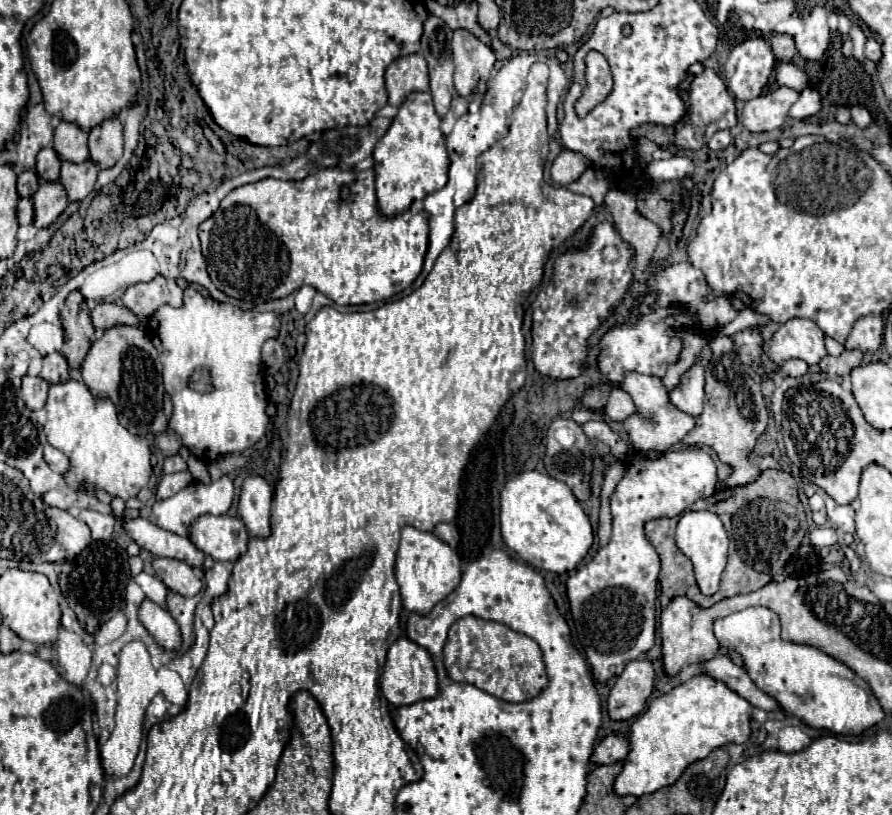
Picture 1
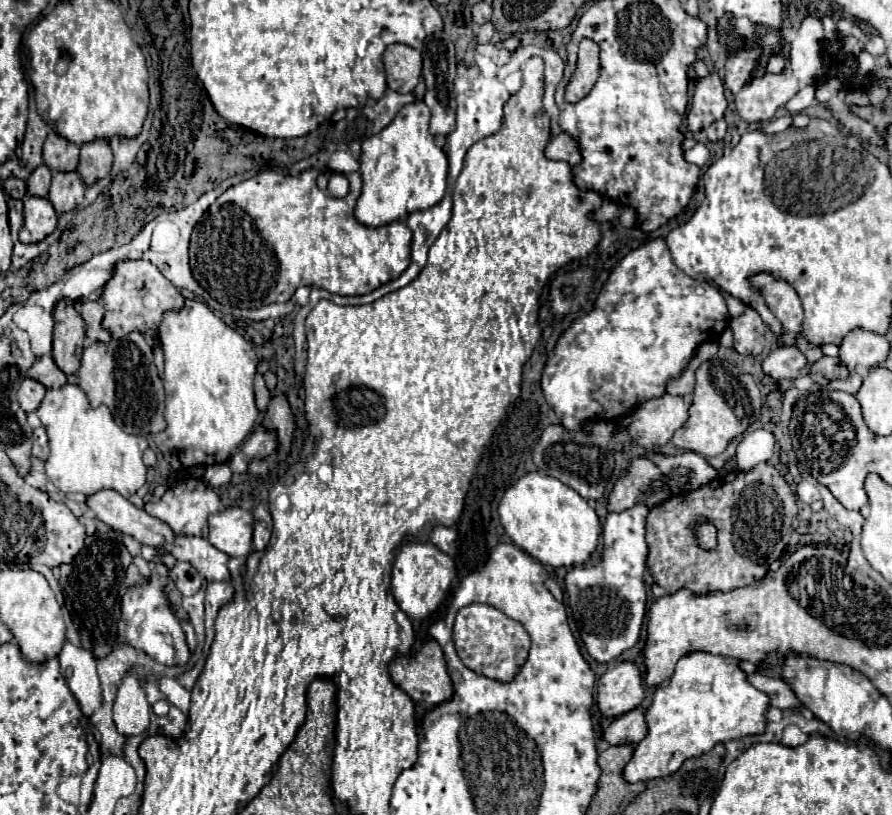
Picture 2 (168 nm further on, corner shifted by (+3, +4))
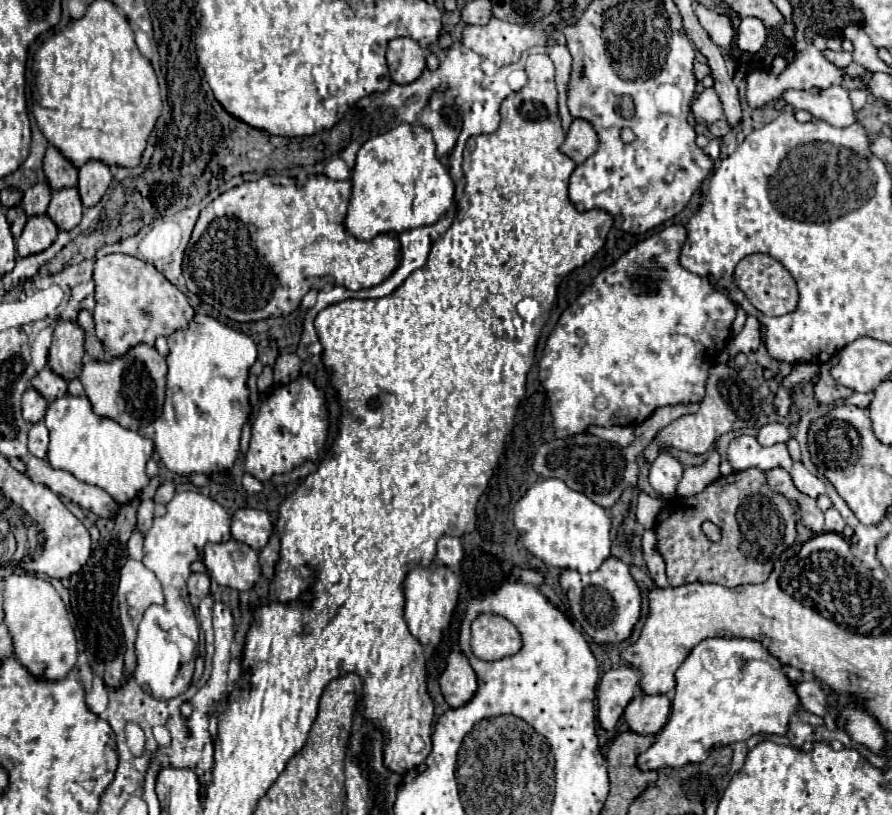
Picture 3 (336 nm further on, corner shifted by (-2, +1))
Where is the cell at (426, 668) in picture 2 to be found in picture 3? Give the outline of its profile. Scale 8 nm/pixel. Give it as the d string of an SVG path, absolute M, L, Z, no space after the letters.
M450 652L446 670L438 678L440 690L450 708L464 706L476 692L476 674L462 652Z

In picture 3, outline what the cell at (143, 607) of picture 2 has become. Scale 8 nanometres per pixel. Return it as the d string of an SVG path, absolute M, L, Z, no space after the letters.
M178 492L172 502L166 504L166 514L162 518L154 518L150 532L144 538L144 566L148 566L162 584L164 590L164 606L148 606L144 618L138 626L136 636L136 658L138 668L134 672L136 682L148 690L148 694L156 694L156 698L174 698L182 694L192 682L194 664L182 664L180 644L170 636L170 630L176 628L182 638L190 638L198 642L198 624L194 616L194 608L188 600L186 580L190 576L190 562L200 558L200 550L206 542L228 542L230 540L230 516L228 512L210 496L200 492Z

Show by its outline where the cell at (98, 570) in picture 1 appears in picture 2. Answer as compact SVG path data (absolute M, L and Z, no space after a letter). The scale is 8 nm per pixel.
M119 531L95 533L85 539L85 547L73 559L73 563L61 567L59 585L65 595L65 607L71 613L71 619L81 635L81 647L91 651L93 657L101 659L115 647L117 639L117 621L121 607L121 583L125 579L125 569L131 565L131 555L121 541Z

